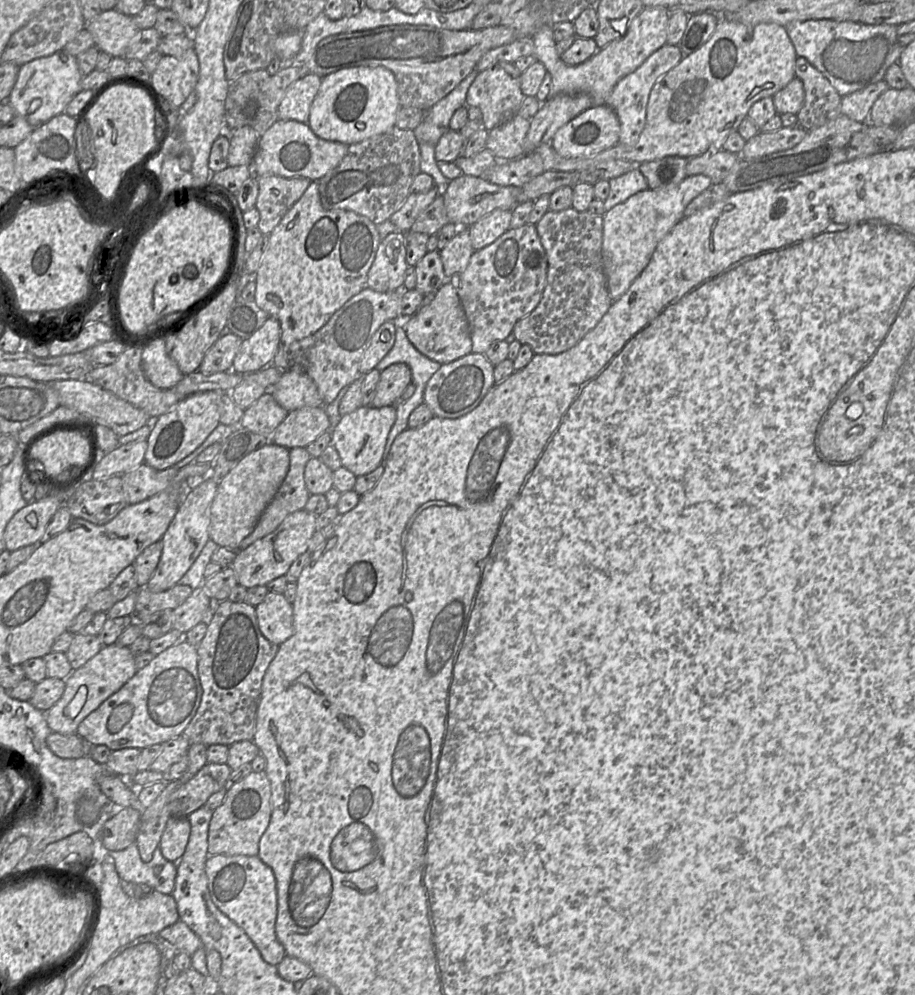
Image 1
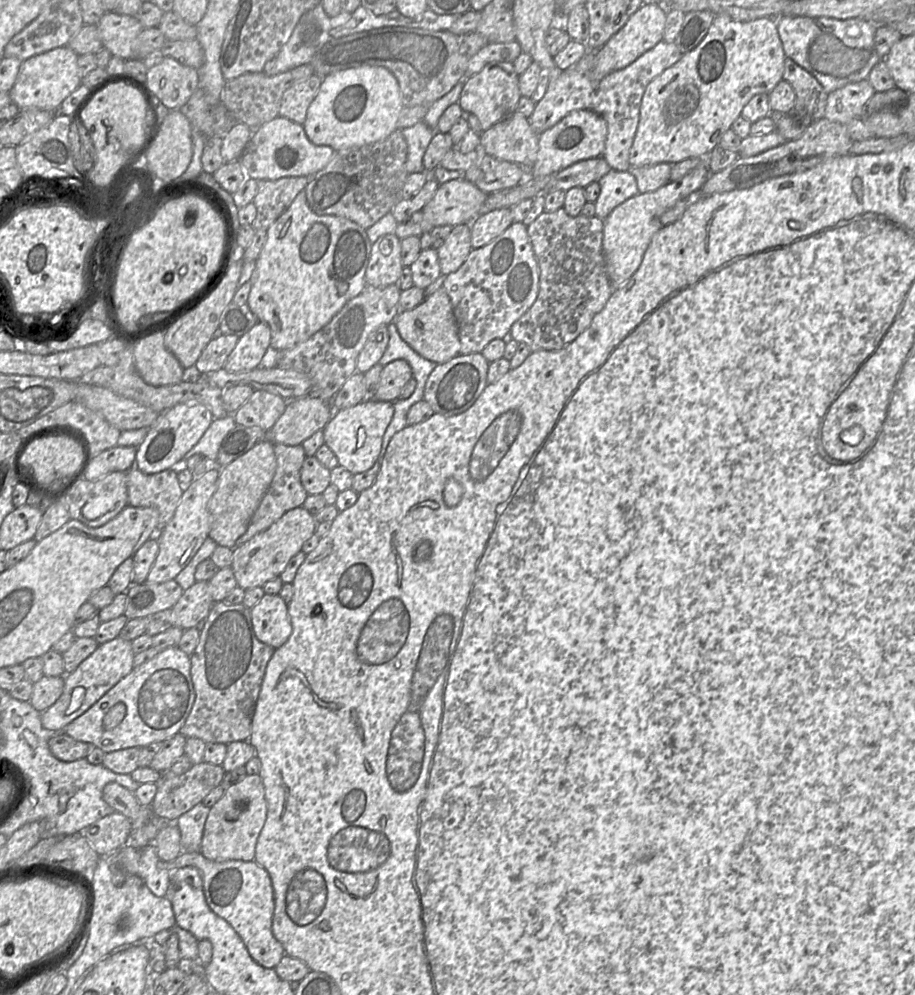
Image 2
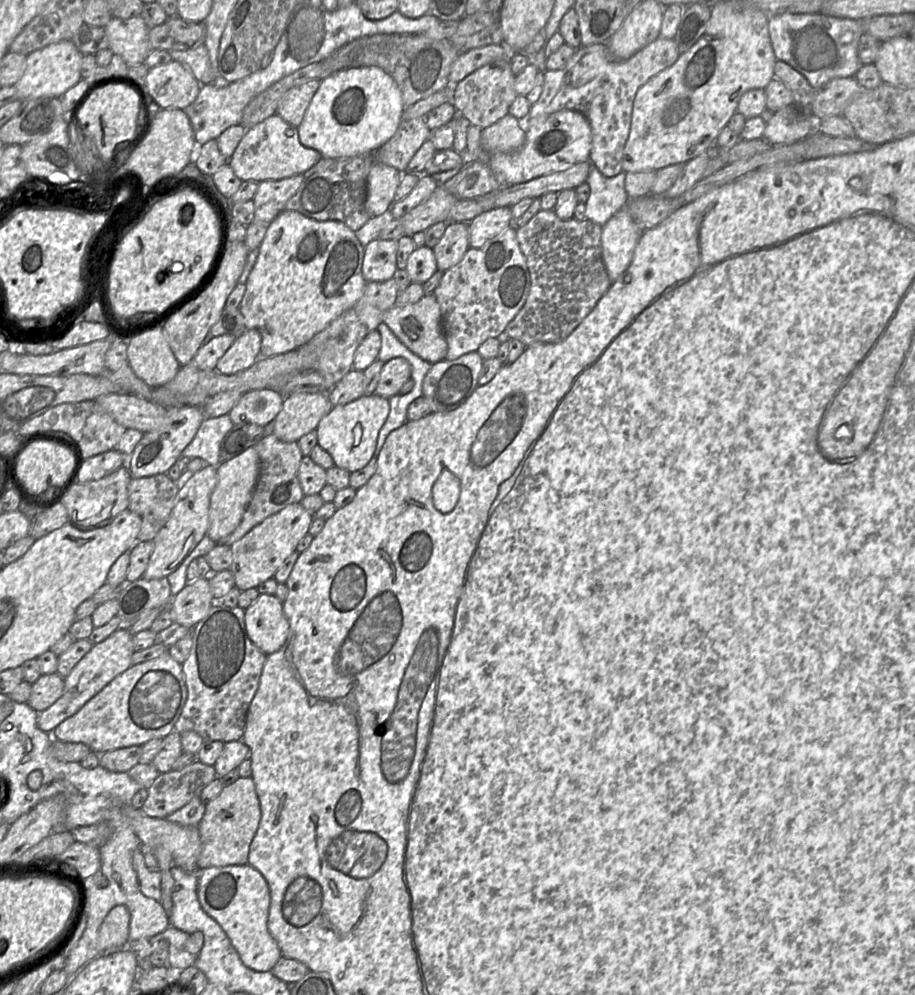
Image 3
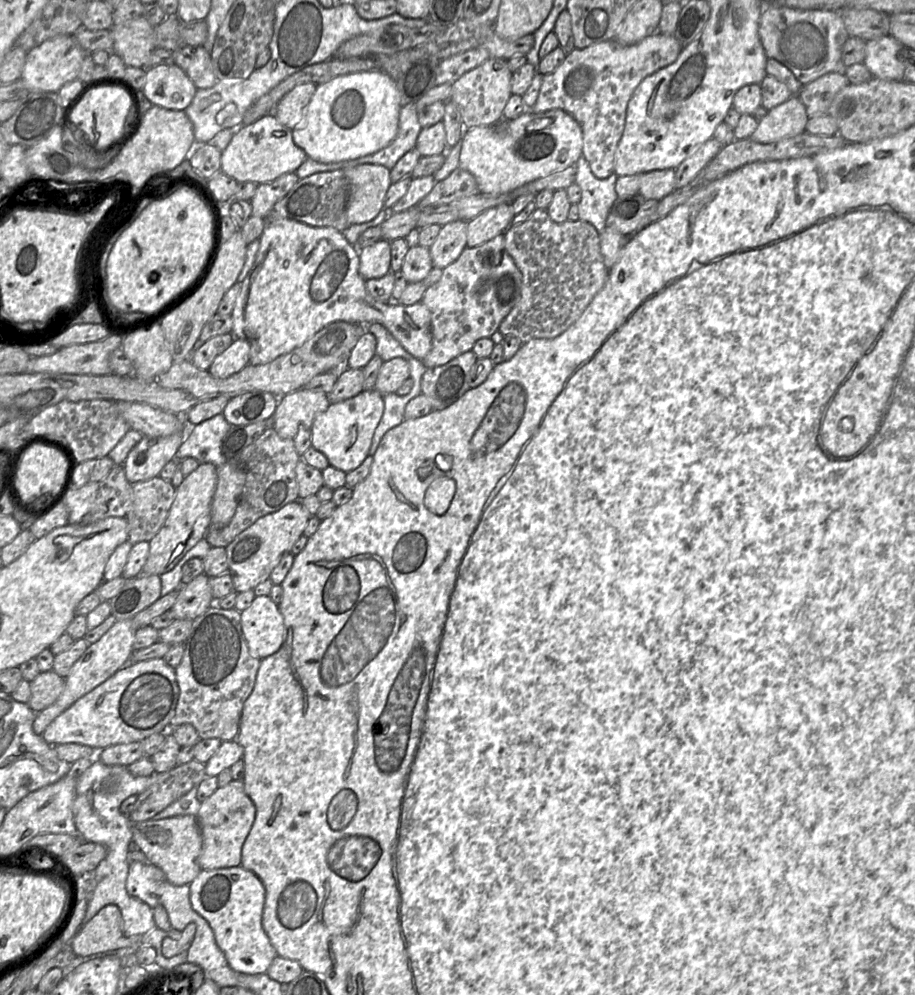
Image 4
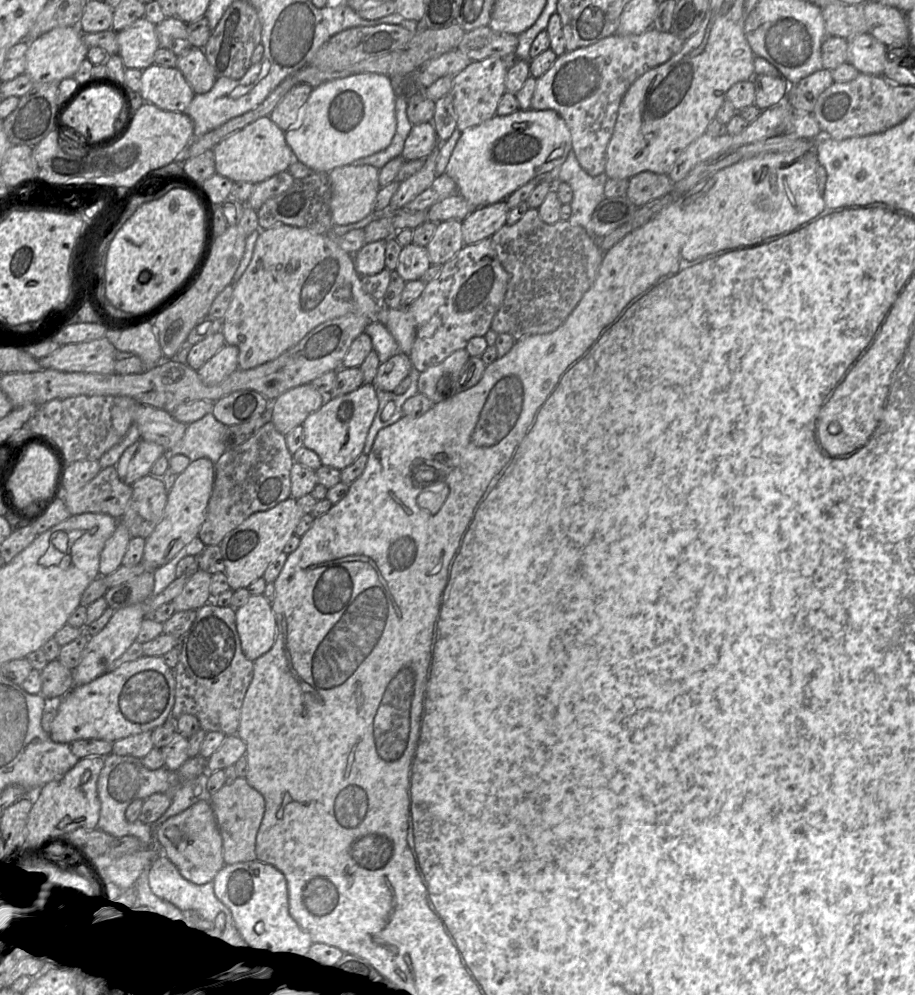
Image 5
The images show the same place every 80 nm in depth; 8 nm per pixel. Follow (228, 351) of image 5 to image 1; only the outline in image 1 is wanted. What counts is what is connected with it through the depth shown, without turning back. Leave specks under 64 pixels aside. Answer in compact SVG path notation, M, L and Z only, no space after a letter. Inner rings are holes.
M269 317L256 332L243 339L234 358L232 371L249 374L271 365L280 345L280 323L276 318Z

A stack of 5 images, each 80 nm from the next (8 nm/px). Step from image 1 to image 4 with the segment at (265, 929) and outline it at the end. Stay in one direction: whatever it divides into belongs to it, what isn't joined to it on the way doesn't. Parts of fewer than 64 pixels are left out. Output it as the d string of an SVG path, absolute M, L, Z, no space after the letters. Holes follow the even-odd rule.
M241 866L201 870L189 886L192 908L209 923L229 966L244 974L266 973L277 952L262 926L265 888L258 876Z

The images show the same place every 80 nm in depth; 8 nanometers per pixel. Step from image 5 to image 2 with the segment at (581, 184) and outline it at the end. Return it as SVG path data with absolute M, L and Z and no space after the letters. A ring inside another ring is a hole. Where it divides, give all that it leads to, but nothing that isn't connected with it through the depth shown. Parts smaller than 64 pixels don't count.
M610 170L599 181L600 194L595 205L595 216L604 220L617 206L639 193L636 179L630 171Z

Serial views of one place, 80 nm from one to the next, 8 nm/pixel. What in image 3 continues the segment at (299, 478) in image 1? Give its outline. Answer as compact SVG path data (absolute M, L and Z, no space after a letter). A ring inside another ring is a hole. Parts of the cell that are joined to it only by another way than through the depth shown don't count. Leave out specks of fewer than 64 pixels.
M268 434L252 447L255 447L258 453L260 469L251 500L238 527L223 540L223 543L217 544L231 546L267 517L290 504L300 503L304 497L298 480L298 468L303 455L297 442L283 442L274 434Z

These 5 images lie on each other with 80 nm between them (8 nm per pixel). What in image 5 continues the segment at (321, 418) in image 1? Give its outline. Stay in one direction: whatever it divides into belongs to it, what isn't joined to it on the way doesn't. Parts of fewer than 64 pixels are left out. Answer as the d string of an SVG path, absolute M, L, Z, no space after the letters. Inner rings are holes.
M311 384L291 388L272 402L272 420L275 428L286 435L317 411L327 396L322 395Z

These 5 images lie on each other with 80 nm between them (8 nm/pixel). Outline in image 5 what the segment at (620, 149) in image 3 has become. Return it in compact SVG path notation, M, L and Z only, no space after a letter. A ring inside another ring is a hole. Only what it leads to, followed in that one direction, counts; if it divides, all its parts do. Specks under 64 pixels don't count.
M652 27L637 35L615 33L592 45L566 51L537 79L531 109L556 111L570 131L572 151L583 170L591 176L602 174L623 96L640 76L667 62L684 44L670 31L660 32Z

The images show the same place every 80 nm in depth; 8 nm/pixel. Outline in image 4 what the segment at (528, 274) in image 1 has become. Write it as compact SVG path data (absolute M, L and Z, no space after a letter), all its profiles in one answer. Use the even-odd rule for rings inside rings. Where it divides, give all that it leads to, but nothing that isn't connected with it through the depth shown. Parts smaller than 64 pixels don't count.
M504 234L476 246L466 247L459 258L442 269L440 280L428 287L421 299L431 313L432 346L422 363L431 368L441 366L460 354L472 351L475 342L481 338L490 338L503 319L509 314L520 297L522 274L505 246Z

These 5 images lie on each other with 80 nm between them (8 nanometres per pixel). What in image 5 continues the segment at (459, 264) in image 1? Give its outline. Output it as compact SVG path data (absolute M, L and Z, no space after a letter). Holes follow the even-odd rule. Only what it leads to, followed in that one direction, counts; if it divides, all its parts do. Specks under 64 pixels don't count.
M451 219L437 225L431 241L426 246L431 265L443 265L464 246L462 221Z

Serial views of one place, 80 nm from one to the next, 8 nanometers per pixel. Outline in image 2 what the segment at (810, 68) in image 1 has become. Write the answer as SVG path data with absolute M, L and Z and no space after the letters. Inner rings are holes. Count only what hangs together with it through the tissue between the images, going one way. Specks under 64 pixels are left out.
M786 57L783 80L787 81L795 92L792 115L796 120L808 127L824 118L828 93L813 75Z

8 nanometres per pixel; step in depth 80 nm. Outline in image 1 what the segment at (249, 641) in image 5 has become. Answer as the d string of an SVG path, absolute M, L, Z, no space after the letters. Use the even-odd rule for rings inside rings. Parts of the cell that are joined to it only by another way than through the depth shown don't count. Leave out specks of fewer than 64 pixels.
M268 592L264 600L255 607L258 628L264 638L279 646L294 632L293 606L283 594Z

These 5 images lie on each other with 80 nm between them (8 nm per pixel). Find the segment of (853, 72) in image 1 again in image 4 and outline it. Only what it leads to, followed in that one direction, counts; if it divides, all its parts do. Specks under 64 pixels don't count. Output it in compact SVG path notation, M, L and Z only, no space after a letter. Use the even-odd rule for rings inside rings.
M764 3L758 33L766 56L786 66L802 85L806 85L827 73L843 72L845 69L842 62L842 48L850 36L839 11L801 10L777 3Z

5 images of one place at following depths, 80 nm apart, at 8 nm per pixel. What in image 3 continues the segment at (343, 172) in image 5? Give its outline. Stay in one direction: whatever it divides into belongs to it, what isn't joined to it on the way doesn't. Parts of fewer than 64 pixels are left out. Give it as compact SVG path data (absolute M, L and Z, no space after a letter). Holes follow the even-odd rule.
M382 163L374 164L367 177L365 210L373 218L390 210L403 173Z

